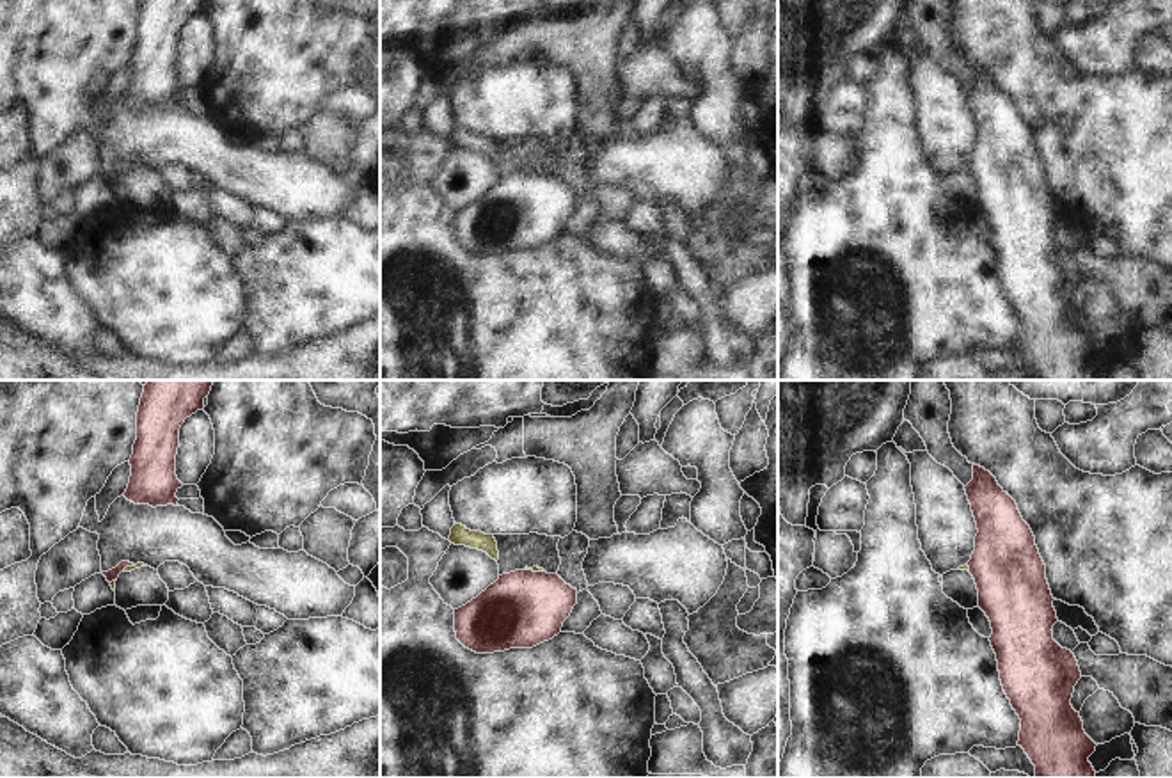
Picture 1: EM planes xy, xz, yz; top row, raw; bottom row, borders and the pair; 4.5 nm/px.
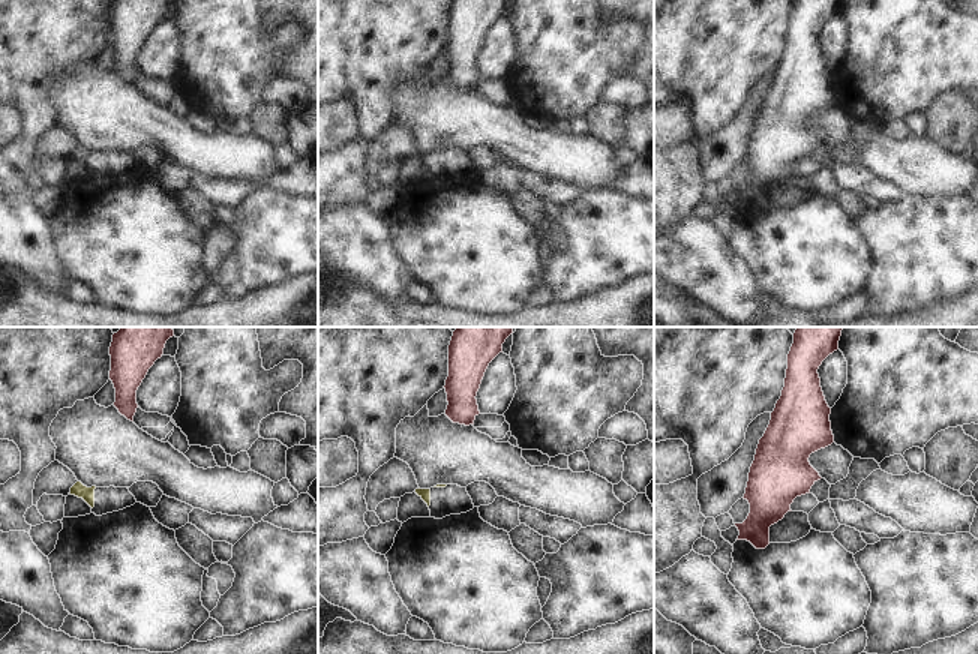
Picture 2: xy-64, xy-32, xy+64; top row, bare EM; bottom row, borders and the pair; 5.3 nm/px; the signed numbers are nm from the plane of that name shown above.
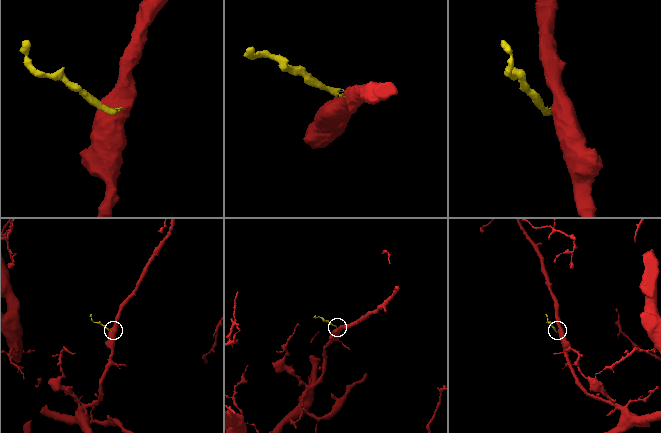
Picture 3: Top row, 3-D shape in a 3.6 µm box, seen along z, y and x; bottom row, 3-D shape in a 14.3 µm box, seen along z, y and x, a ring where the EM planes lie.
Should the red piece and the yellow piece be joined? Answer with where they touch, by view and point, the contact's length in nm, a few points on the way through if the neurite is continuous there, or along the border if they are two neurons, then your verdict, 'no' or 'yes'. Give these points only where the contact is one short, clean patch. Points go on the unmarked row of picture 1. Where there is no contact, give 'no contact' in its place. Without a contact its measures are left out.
xz (535, 174) | 100 nm | along xz (524, 171), (544, 174) | no

